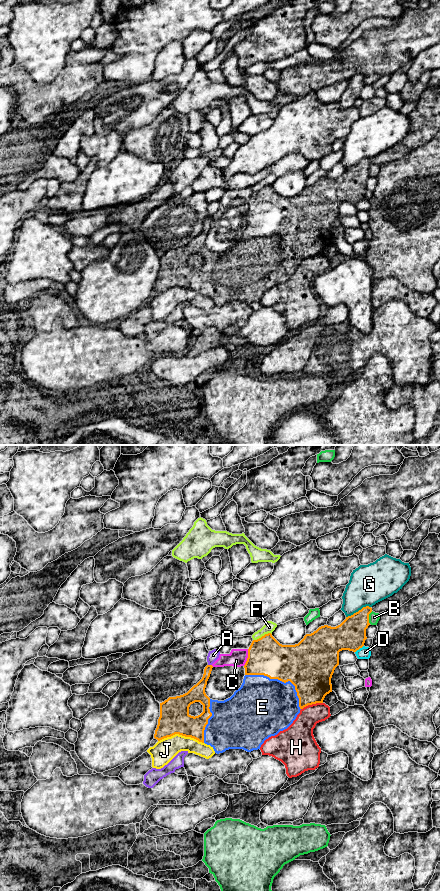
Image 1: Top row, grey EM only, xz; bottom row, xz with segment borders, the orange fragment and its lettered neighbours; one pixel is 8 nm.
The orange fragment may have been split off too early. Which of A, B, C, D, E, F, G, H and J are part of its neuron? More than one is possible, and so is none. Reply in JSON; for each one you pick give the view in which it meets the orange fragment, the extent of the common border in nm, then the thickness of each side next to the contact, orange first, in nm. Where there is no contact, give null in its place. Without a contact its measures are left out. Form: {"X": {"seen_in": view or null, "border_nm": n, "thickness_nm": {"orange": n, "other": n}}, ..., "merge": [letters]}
{"E": {"seen_in": "xz", "border_nm": 550, "thickness_nm": {"orange": 400, "other": 460}}, "merge": ["E"]}

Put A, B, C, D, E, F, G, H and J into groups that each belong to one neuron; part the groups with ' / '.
A / B / C / D / E / F / G / H / J

